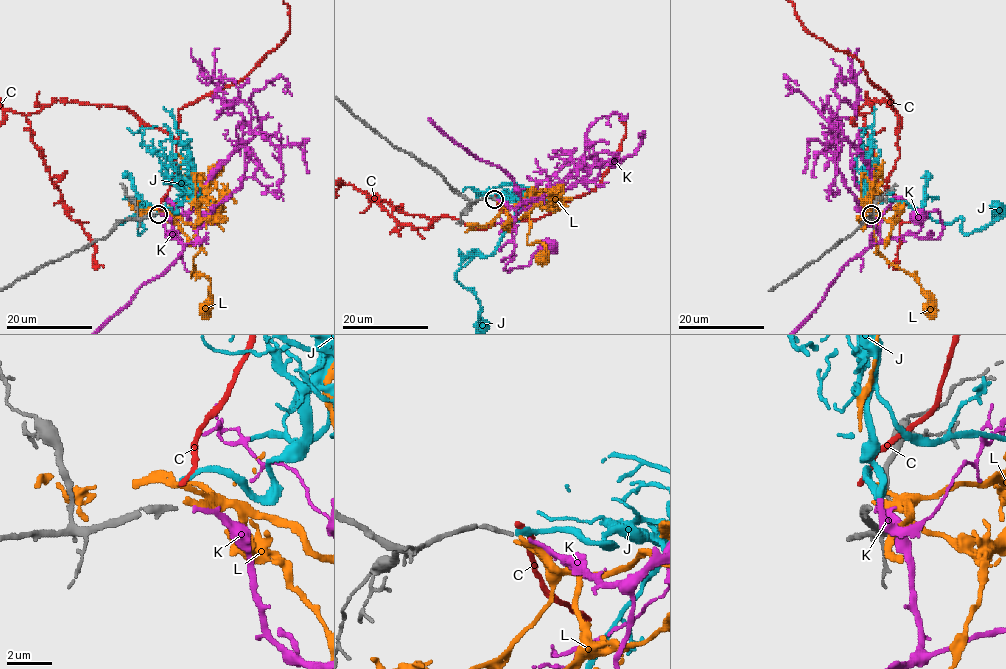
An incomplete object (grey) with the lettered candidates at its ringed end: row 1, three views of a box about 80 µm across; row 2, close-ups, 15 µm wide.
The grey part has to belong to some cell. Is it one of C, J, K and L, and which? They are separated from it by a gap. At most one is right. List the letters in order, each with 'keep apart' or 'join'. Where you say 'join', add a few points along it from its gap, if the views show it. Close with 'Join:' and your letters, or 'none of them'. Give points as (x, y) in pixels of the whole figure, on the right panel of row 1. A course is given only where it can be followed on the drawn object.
C: keep apart
J: keep apart
K: join; course (871, 214), (882, 242), (906, 234), (941, 235), (937, 211), (919, 218)
L: keep apart
Join: K

